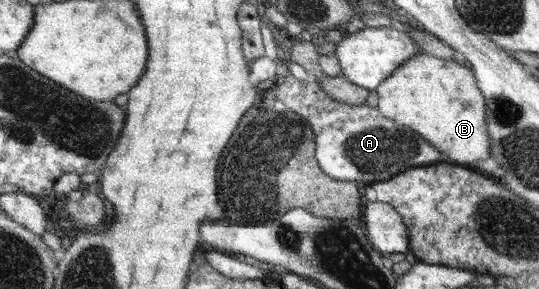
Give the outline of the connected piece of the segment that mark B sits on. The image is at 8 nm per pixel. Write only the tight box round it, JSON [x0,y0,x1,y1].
[376,51,491,164]

